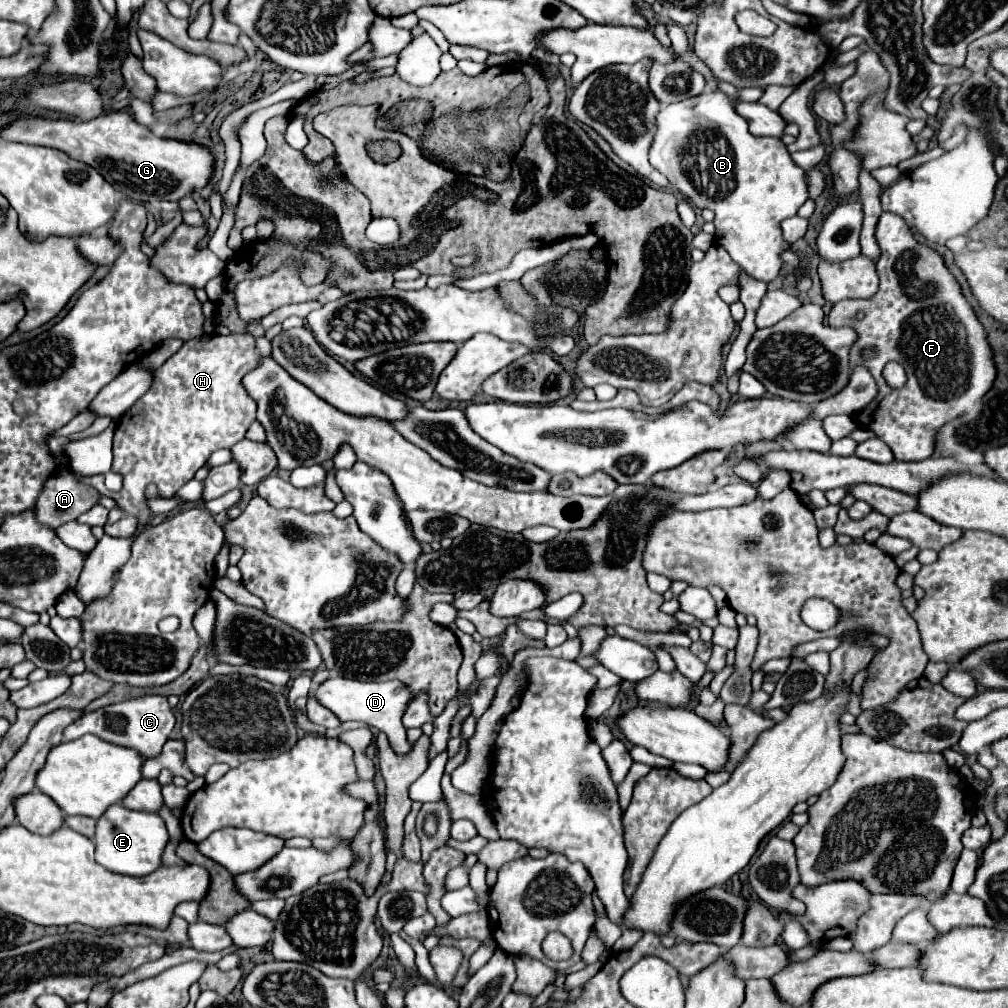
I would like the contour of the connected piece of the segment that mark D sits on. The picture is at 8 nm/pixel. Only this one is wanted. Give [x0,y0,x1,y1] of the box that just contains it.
[310,676,413,754]

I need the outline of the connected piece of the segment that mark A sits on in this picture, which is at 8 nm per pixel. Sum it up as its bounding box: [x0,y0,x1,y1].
[36,468,100,530]

